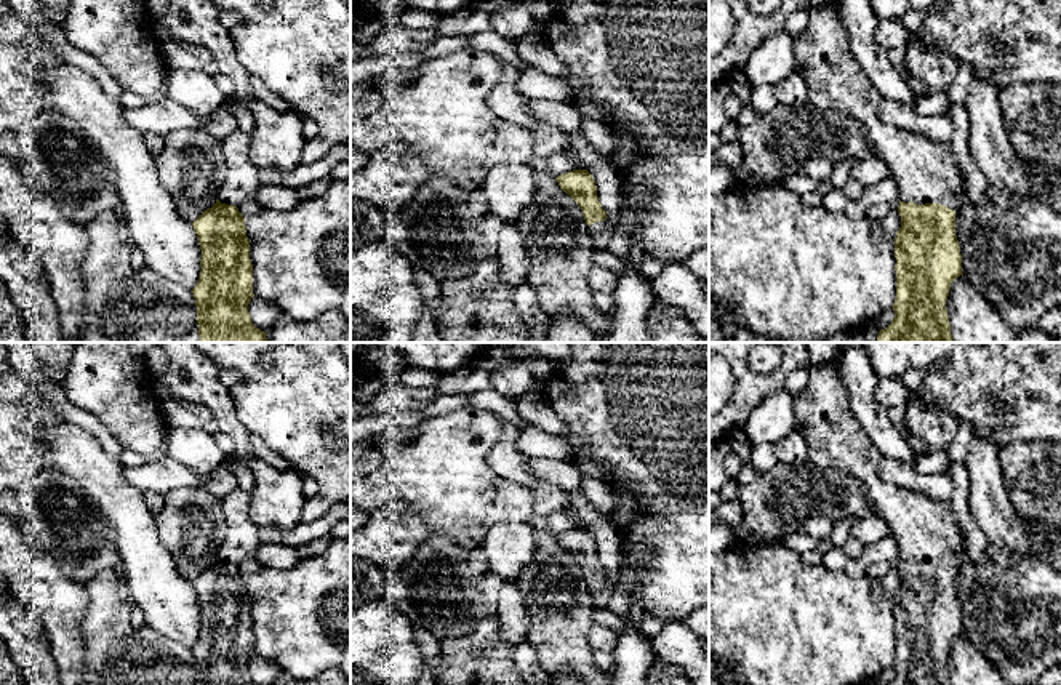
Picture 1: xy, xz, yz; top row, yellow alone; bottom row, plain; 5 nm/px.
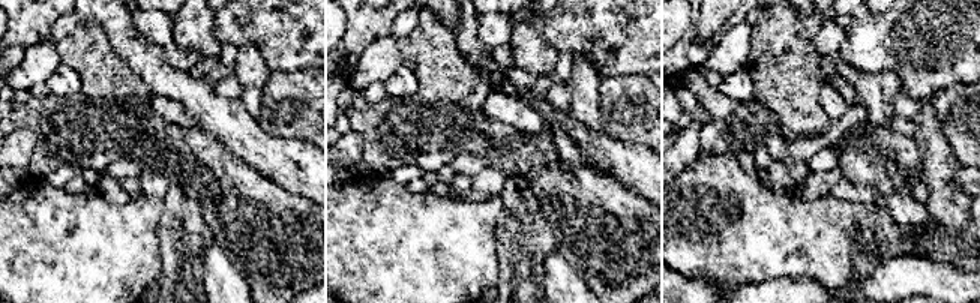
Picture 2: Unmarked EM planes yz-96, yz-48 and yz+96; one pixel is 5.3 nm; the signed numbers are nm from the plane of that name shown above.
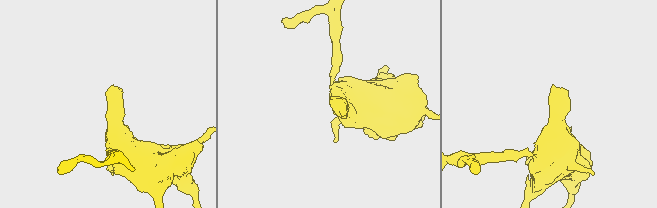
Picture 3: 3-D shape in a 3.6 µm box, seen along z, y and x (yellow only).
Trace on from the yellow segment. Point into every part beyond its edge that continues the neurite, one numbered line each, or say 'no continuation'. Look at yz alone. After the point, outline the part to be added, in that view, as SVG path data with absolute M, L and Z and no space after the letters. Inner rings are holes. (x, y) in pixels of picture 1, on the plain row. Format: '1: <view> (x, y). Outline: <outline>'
1: yz (925, 530). Outline: M831 363L808 368L808 384L794 400L794 429L807 442L808 463L816 469L842 471L863 487L867 501L895 536L901 560L939 562L951 568L960 565L967 543L951 501L938 501L882 480L879 466L883 456L853 415L839 368Z

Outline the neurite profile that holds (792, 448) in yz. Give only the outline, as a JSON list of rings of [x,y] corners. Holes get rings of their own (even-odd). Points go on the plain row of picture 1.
[[[795,429],[776,442],[773,451],[776,459],[784,464],[800,466],[808,463],[807,442]]]

